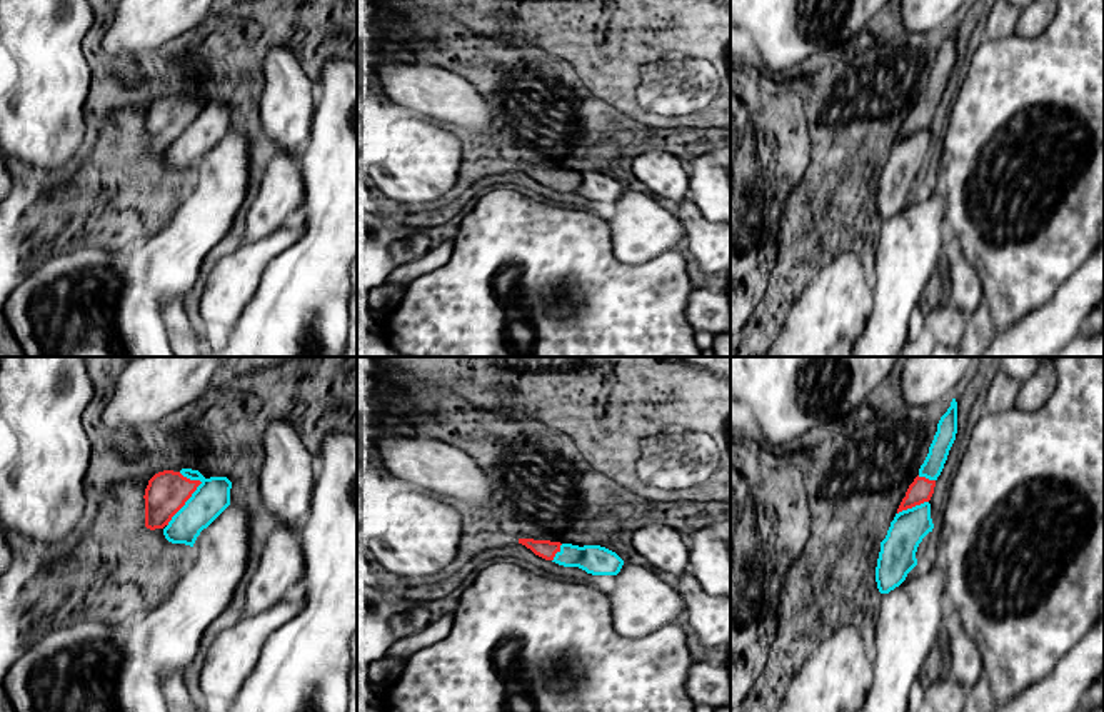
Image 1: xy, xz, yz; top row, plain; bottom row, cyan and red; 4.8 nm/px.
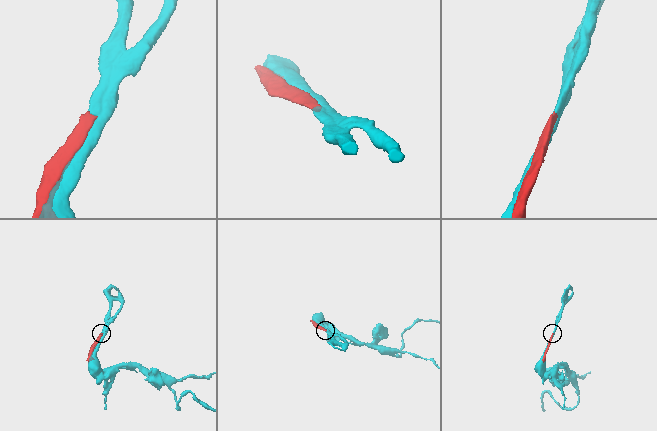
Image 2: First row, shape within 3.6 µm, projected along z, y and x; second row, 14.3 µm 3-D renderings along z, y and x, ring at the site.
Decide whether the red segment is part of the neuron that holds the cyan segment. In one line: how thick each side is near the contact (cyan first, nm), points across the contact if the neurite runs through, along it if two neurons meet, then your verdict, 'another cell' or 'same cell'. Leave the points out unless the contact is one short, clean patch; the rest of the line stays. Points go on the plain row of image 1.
170 nm thick on the cyan side, 200 nm on the other; same cell

